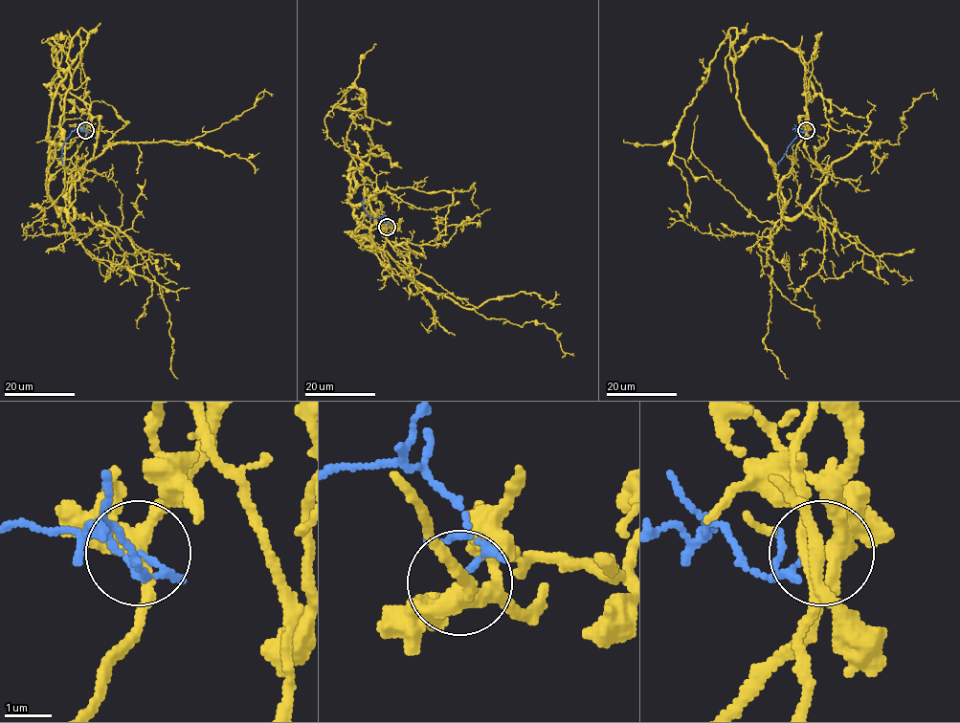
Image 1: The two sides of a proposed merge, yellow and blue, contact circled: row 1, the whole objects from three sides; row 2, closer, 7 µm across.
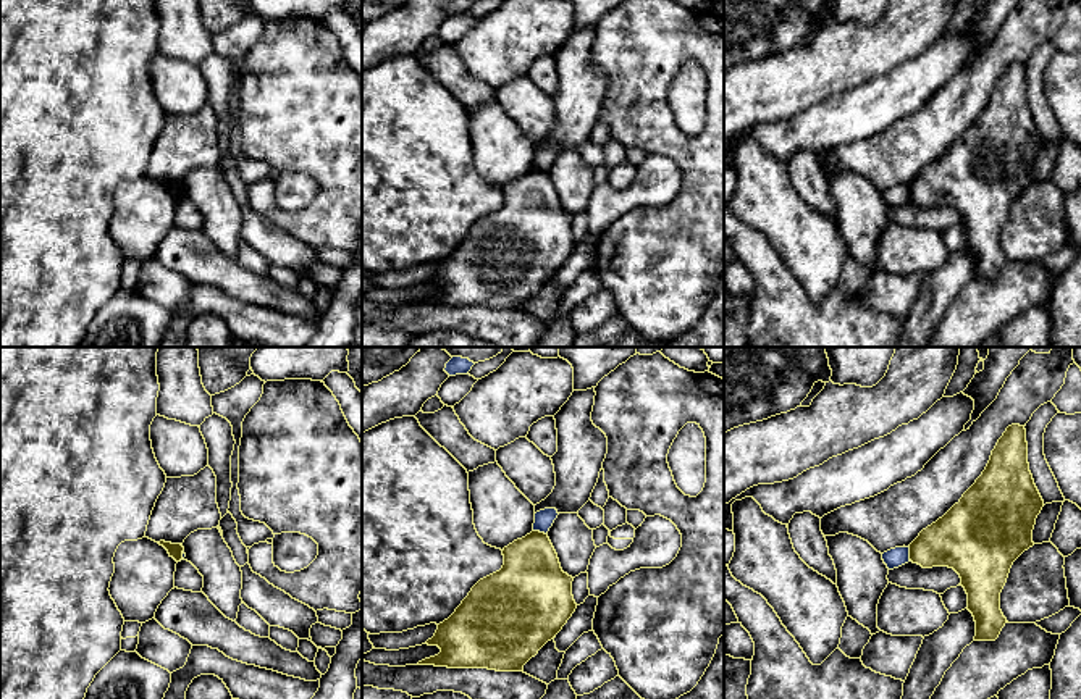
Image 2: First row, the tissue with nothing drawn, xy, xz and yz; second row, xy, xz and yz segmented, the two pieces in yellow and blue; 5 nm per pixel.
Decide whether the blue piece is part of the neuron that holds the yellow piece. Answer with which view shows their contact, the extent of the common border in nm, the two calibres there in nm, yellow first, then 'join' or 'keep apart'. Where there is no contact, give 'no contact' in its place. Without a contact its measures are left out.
contact in yz; length 70 nm; calibres 280 and 100 nm; keep apart

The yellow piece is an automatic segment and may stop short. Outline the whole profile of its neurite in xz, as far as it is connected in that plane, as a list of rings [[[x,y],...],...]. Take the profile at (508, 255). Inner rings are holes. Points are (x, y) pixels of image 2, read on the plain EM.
[[[532,170],[504,186],[503,194],[503,207],[480,218],[425,281],[438,284],[441,291],[417,303],[524,310],[524,303],[562,268],[577,247],[574,216],[562,210],[548,173]]]

